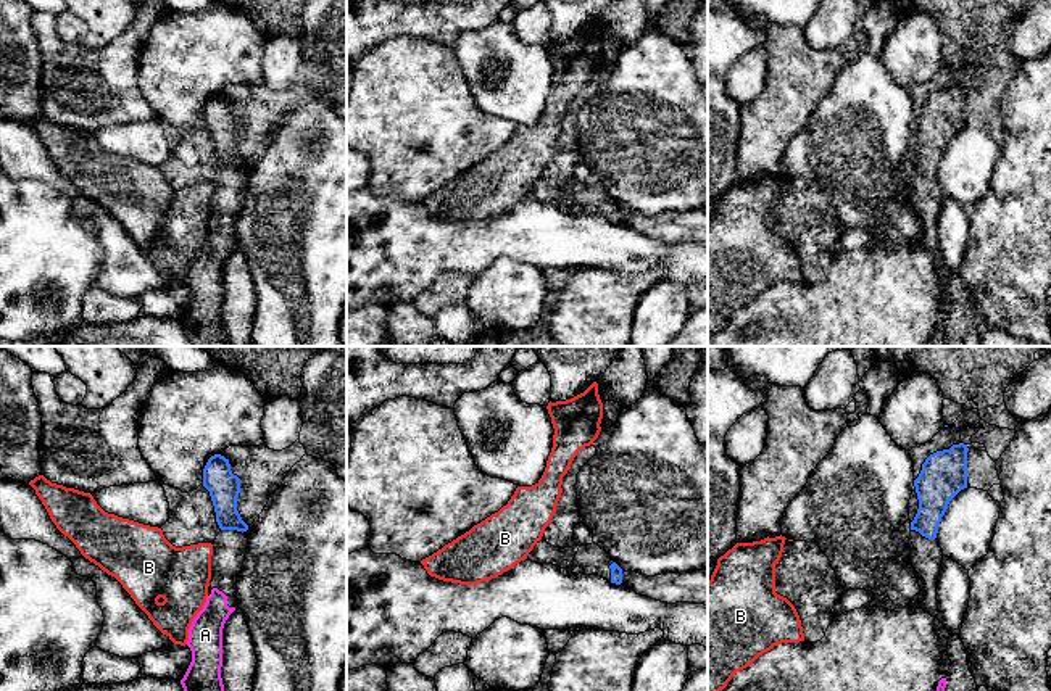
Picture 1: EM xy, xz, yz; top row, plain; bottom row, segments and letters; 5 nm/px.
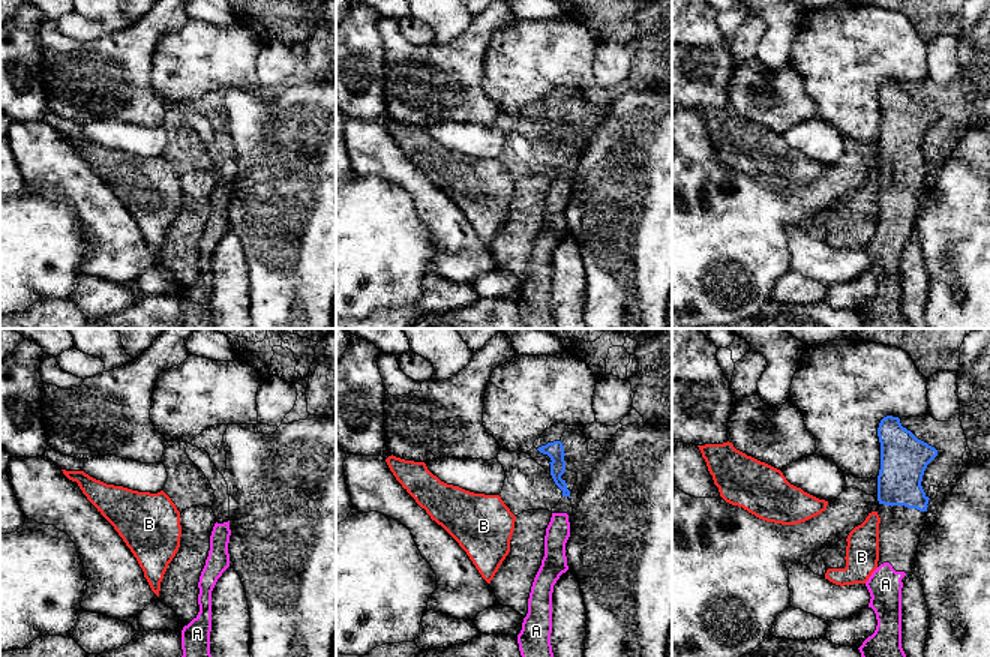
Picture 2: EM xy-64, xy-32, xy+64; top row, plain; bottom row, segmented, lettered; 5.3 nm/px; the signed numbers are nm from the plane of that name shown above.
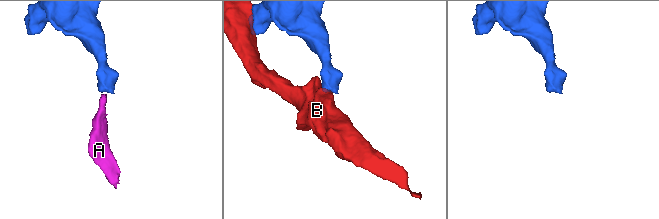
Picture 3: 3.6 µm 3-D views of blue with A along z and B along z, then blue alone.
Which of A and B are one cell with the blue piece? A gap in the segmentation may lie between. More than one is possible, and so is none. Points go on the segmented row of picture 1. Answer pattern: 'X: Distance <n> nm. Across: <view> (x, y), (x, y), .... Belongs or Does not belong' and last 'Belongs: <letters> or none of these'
A: Distance 300 nm. Across: xy (221, 529), (216, 588). Belongs
B: Distance 90 nm. Across: xy (221, 529), (210, 543). Does not belong
Belongs: A

